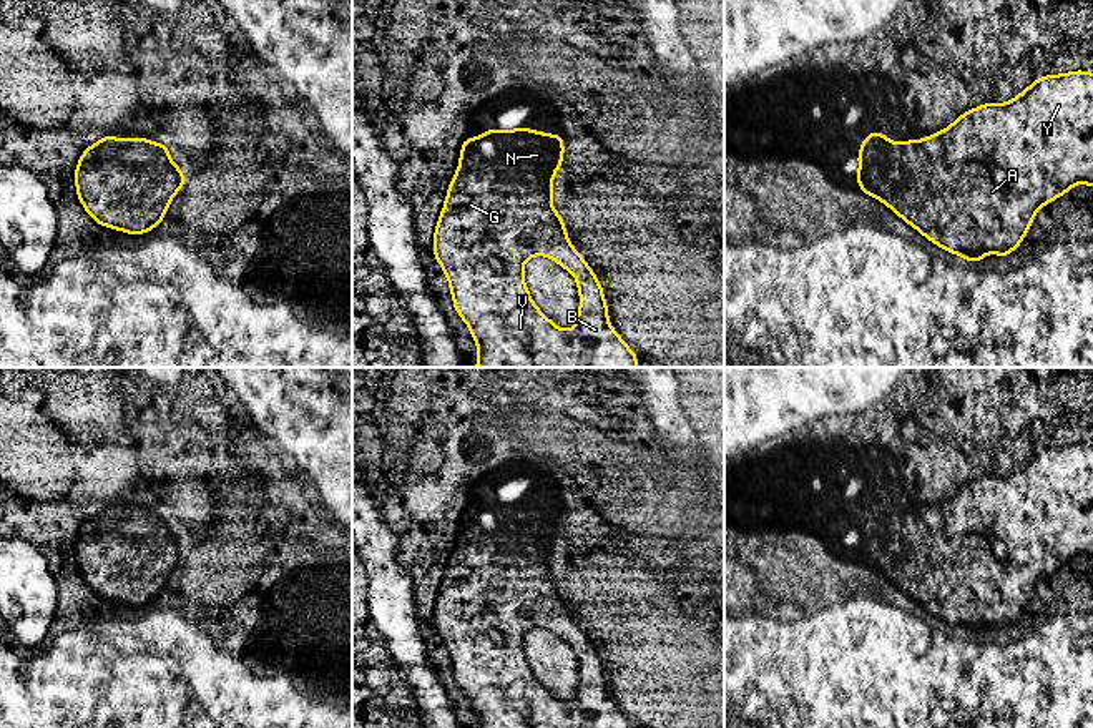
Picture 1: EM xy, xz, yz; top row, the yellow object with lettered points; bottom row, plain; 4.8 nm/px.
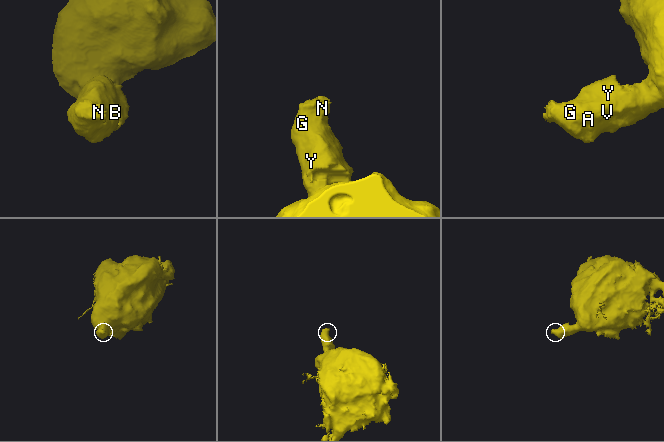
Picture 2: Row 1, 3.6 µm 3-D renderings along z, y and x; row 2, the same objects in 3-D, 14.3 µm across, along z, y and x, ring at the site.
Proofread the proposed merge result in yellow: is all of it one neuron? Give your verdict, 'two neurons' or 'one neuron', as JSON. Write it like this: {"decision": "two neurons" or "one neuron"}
{"decision": "one neuron"}

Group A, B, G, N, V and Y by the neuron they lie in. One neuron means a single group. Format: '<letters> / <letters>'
A B G N V Y

